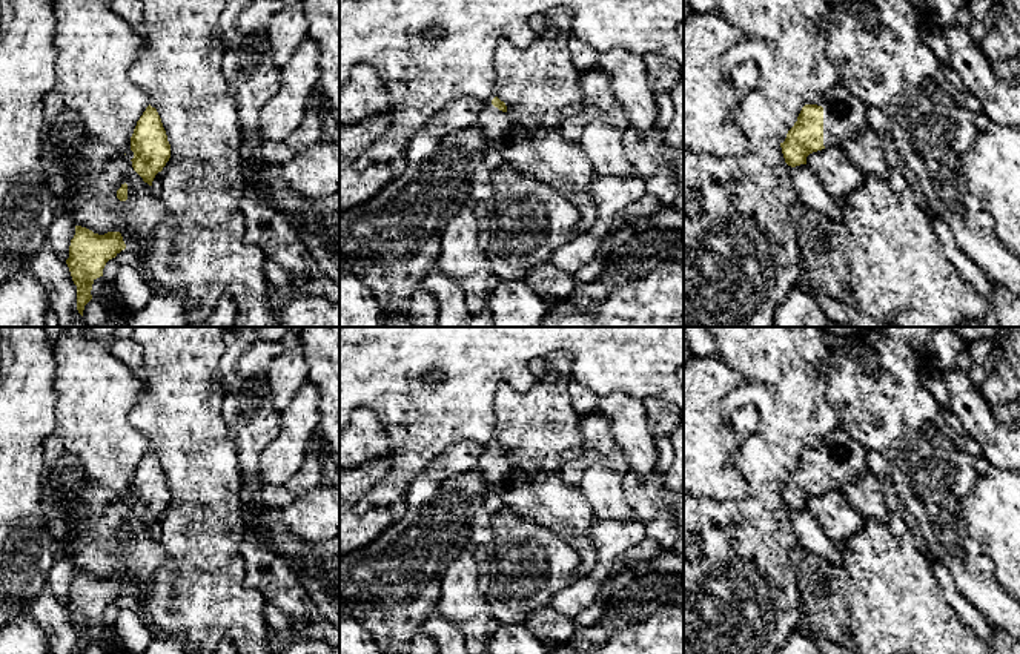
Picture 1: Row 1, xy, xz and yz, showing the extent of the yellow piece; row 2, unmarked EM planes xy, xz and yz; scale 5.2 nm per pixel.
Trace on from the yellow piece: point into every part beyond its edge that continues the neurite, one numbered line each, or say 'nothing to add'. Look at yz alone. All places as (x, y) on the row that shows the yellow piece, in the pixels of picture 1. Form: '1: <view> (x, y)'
1: yz (844, 114)

